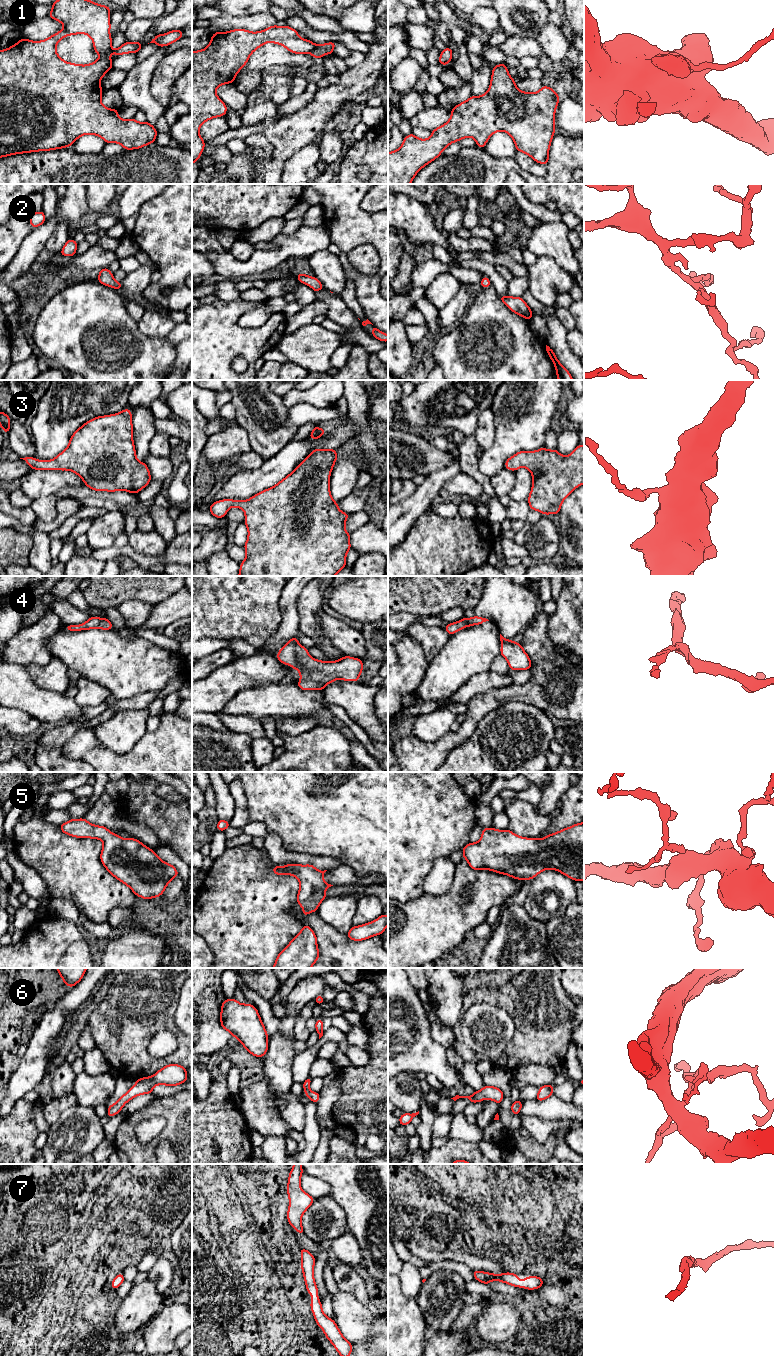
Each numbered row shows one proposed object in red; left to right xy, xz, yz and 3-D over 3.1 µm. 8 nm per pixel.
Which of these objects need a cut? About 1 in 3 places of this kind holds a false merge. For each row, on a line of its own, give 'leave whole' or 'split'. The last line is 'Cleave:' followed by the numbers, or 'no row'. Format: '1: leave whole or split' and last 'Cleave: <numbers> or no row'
1: leave whole
2: leave whole
3: leave whole
4: leave whole
5: leave whole
6: leave whole
7: leave whole
Cleave: no row

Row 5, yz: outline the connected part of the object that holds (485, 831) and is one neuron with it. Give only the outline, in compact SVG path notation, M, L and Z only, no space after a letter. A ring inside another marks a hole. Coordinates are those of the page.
M584 822L574 824L542 839L525 838L510 830L483 828L481 839L462 849L473 870L491 870L518 880L532 880L546 869L559 871L573 881L584 881Z

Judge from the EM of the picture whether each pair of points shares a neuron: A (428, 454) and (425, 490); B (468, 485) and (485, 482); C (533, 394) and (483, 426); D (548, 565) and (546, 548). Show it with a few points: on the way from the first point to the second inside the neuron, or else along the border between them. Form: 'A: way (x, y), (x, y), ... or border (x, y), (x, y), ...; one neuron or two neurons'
A: border (447, 465), (433, 470), (426, 476); two neurons
B: border (461, 471), (469, 475), (484, 491); two neurons
C: border (490, 407), (493, 413), (493, 442); two neurons
D: border (550, 559), (544, 561); two neurons

